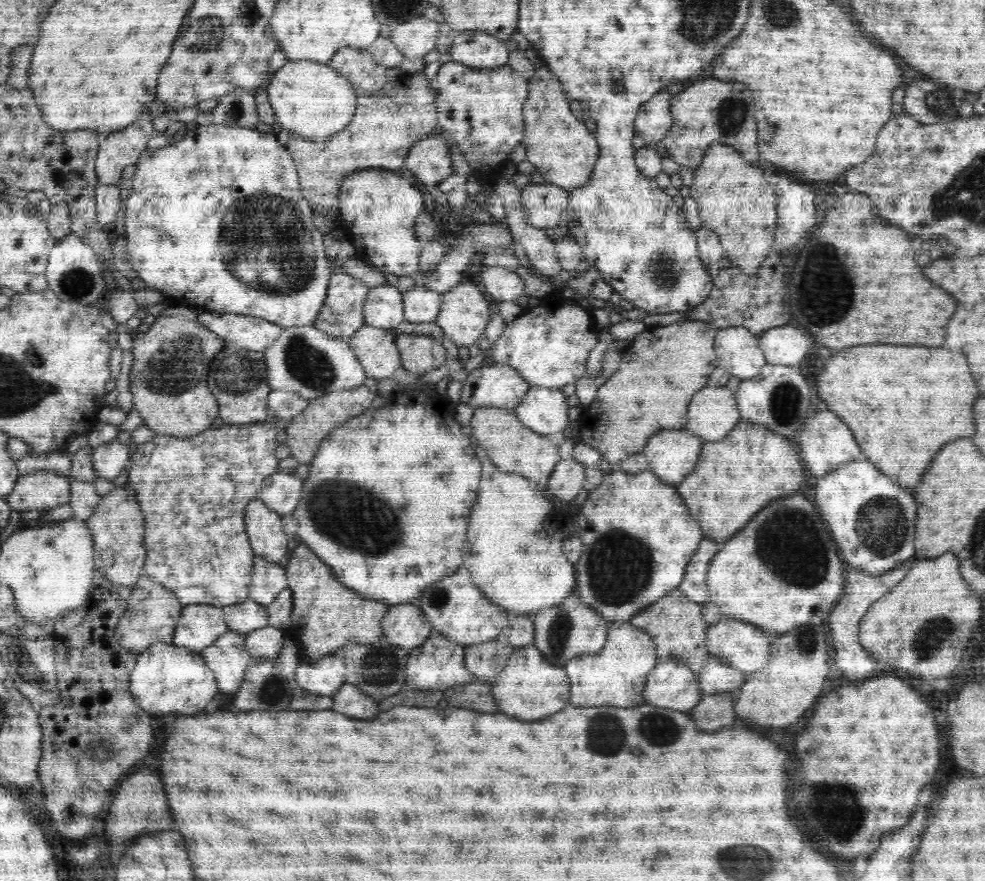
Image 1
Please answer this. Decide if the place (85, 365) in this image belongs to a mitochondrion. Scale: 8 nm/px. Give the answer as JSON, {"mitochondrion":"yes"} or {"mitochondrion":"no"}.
{"mitochondrion":"no"}

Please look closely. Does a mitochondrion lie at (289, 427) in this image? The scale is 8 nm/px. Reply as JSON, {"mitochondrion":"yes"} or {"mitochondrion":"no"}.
{"mitochondrion":"no"}

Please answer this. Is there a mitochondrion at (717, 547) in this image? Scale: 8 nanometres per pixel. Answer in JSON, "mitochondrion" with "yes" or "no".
{"mitochondrion":"no"}

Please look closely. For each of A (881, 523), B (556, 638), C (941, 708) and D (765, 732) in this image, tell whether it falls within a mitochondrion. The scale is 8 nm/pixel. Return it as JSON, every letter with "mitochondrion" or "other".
{"A":"mitochondrion","B":"mitochondrion","C":"other","D":"other"}

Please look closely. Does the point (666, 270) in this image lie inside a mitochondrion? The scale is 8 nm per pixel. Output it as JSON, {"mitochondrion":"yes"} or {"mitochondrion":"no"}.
{"mitochondrion":"yes"}

